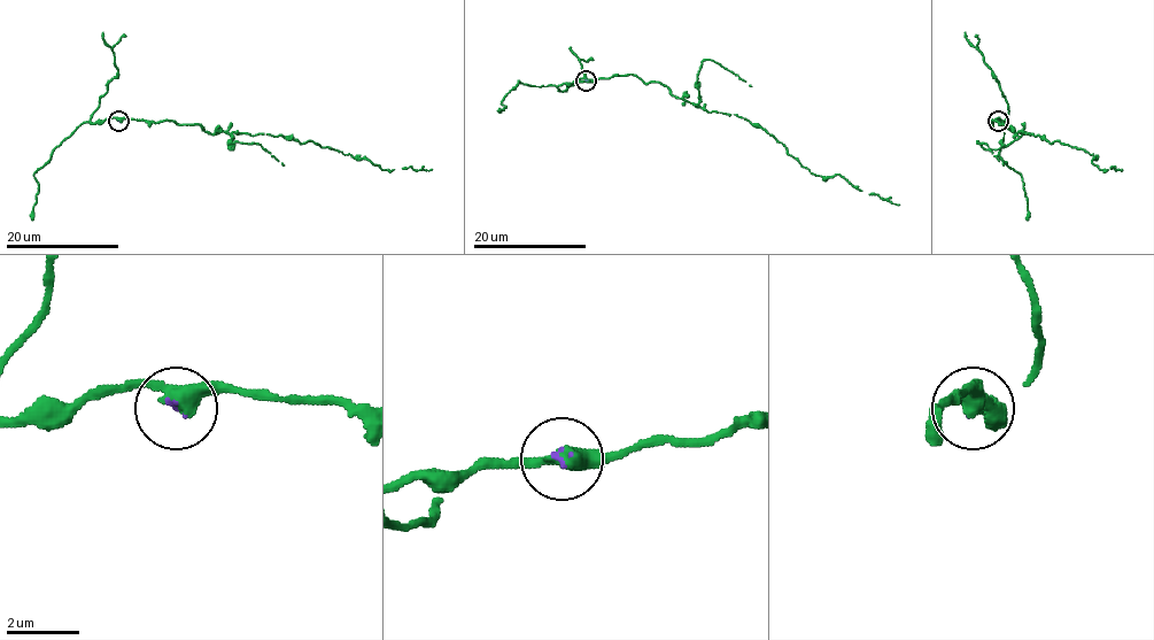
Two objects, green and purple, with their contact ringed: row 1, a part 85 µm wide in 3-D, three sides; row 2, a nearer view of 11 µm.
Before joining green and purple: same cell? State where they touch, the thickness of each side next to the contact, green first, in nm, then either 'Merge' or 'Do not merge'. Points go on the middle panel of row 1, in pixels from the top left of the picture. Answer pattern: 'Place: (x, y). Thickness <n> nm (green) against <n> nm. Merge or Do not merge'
Place: (586, 81). Thickness 400 nm (green) against 90 nm. Merge

